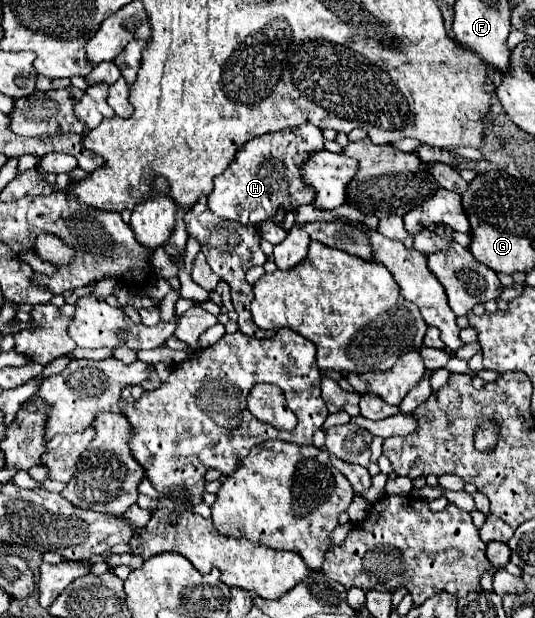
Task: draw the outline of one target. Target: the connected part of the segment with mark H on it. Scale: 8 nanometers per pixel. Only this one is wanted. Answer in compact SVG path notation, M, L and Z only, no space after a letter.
M304 124L302 128L286 128L282 132L266 132L266 136L256 136L254 140L250 140L242 146L242 150L236 154L234 162L228 166L228 170L214 180L214 190L208 196L210 210L220 218L234 220L238 224L256 224L260 220L274 218L278 208L284 208L286 214L288 214L302 204L312 204L314 194L308 186L302 184L300 164L314 150L322 150L322 148L324 148L322 132L320 132L320 128L314 128L312 124Z

